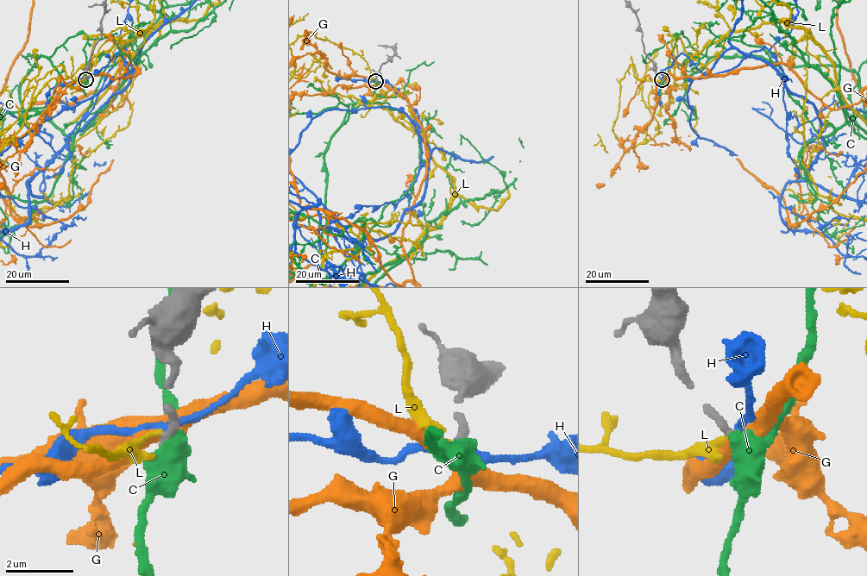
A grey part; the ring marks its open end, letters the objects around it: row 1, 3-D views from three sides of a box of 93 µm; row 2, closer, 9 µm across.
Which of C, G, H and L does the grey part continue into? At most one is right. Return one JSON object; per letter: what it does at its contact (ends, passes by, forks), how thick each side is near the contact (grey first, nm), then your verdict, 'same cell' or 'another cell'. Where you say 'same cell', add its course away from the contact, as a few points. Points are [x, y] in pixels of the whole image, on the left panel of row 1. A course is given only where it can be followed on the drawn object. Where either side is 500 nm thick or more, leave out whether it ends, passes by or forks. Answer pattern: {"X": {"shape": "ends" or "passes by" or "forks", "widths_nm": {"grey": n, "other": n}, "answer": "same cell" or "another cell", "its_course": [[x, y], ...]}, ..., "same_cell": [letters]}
{"C": {"widths_nm": {"grey": 260, "other": 500}, "answer": "another cell"}, "G": {"shape": "passes by", "widths_nm": {"grey": 240, "other": 420}, "answer": "another cell"}, "H": {"shape": "passes by", "widths_nm": {"grey": 260, "other": 190}, "answer": "another cell"}, "L": {"shape": "ends", "widths_nm": {"grey": 260, "other": 160}, "answer": "another cell"}, "same_cell": []}

